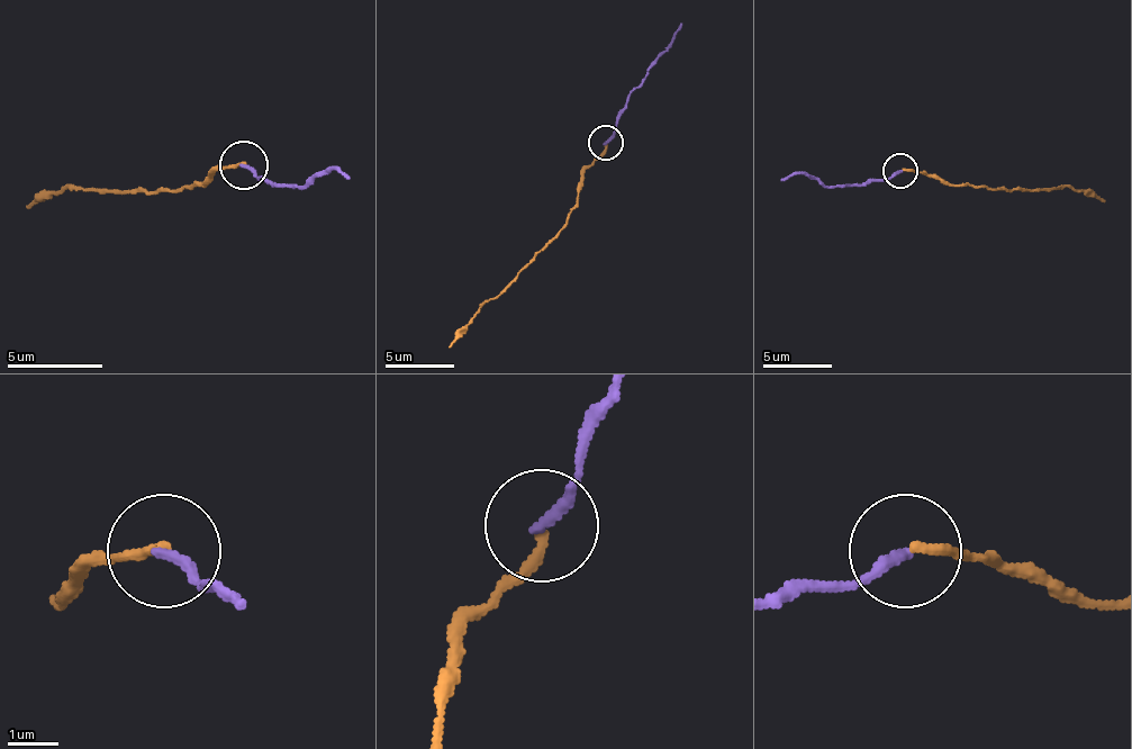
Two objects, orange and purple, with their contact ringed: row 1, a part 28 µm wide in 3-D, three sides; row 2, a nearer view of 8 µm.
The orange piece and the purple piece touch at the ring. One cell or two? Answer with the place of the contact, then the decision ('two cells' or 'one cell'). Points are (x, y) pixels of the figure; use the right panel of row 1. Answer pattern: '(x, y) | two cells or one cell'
(900, 170) | one cell

